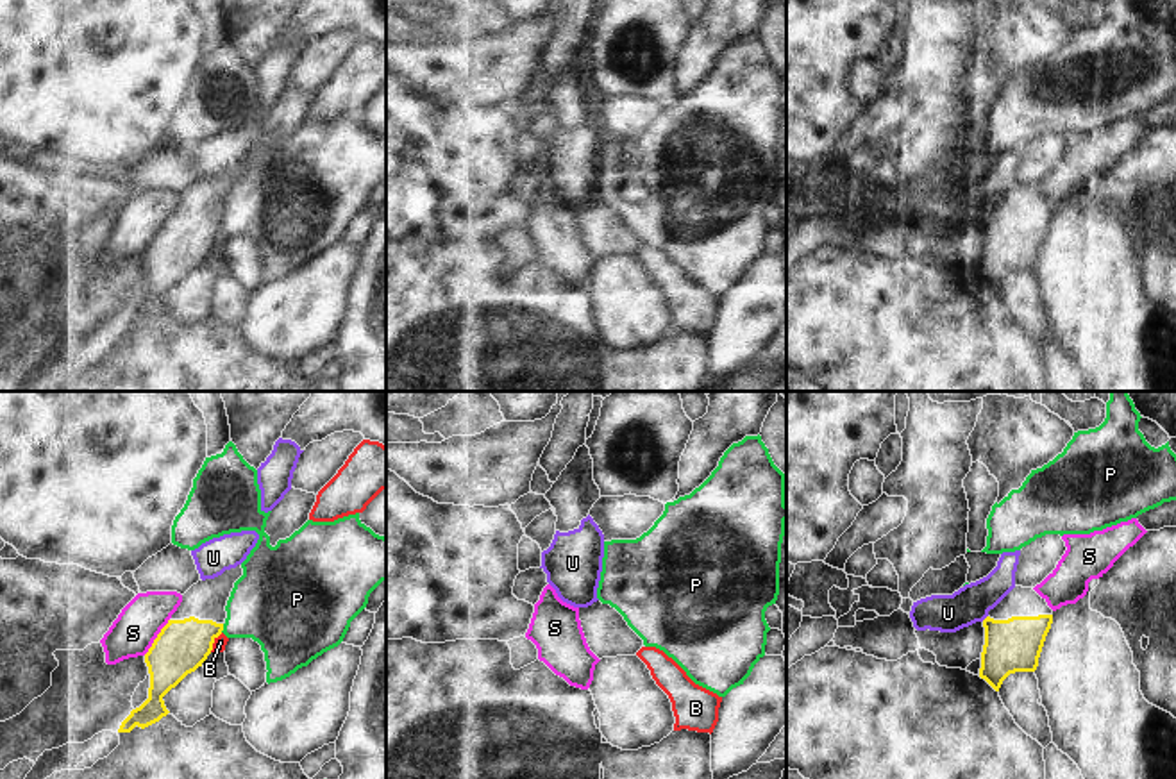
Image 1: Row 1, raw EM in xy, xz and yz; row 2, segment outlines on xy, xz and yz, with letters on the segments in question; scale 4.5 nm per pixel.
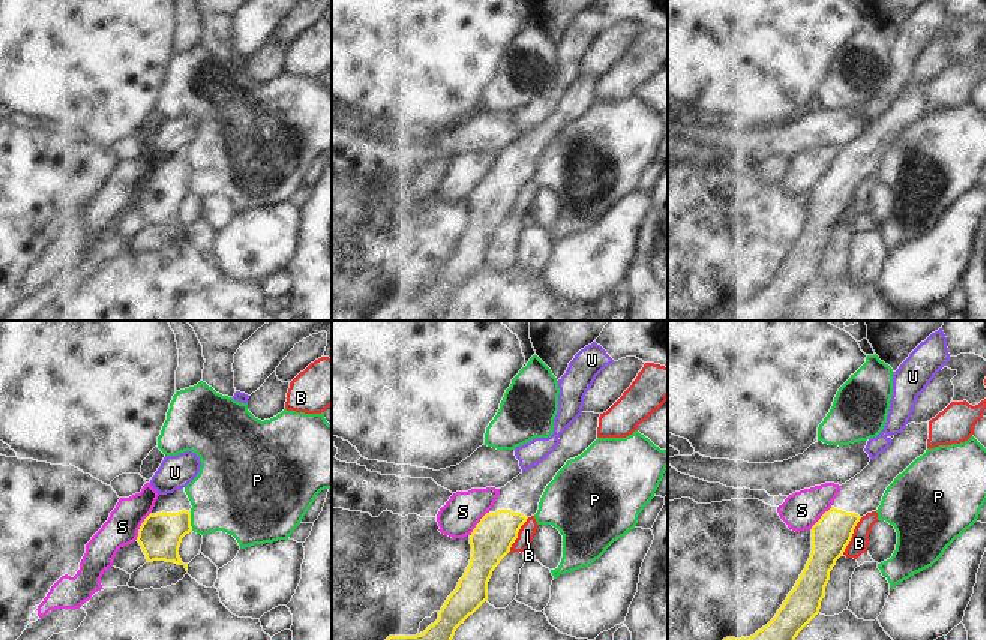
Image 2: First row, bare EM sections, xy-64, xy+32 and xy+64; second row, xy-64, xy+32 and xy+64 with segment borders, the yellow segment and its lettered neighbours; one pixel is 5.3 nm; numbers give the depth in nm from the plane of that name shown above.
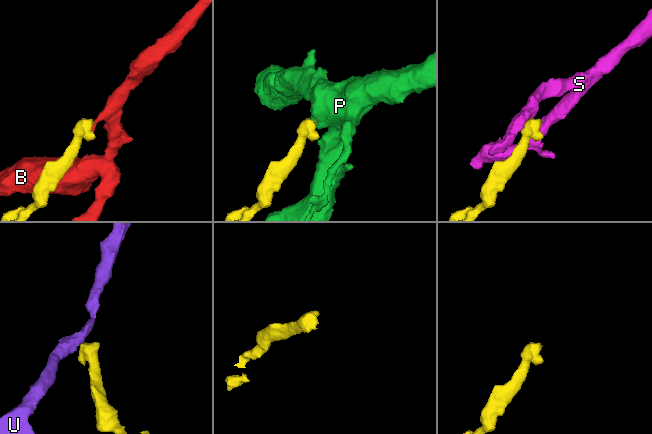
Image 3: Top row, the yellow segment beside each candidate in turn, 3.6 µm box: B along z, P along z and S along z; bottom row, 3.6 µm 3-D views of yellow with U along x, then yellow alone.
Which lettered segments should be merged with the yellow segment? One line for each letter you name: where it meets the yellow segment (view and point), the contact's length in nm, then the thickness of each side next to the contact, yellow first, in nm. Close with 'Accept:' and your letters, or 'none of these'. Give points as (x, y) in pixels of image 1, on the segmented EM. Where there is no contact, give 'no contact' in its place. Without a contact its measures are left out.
Accept: none of these

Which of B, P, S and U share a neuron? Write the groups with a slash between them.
B / P / S / U

